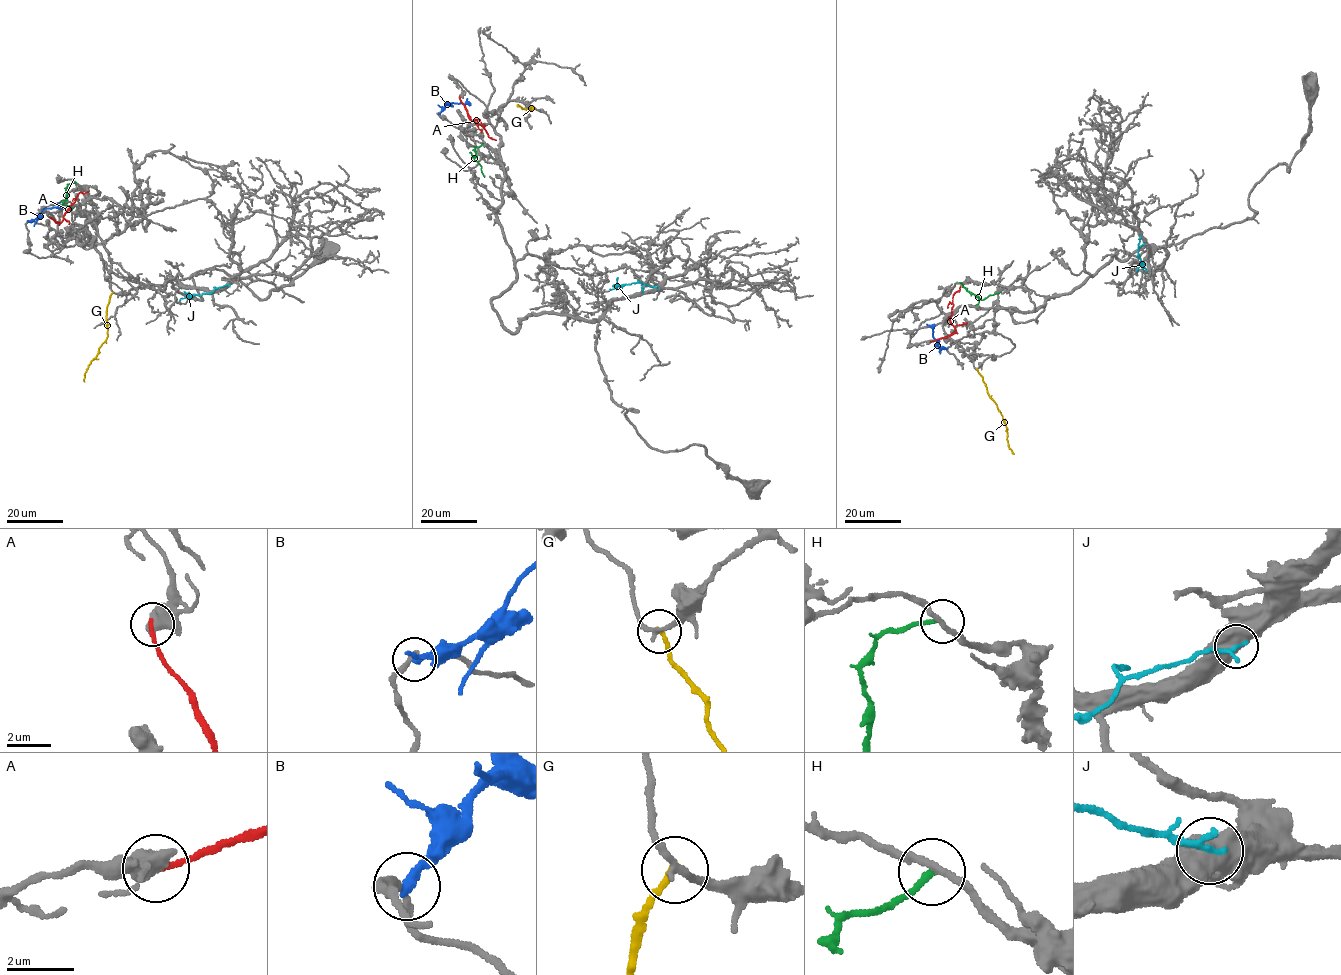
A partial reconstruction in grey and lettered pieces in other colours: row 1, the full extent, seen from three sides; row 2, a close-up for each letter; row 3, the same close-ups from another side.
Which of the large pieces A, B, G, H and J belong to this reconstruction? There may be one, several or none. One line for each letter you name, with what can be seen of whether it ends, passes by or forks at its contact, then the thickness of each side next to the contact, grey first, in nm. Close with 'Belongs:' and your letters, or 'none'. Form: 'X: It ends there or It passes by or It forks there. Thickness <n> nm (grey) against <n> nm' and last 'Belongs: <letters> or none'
Belongs: none

